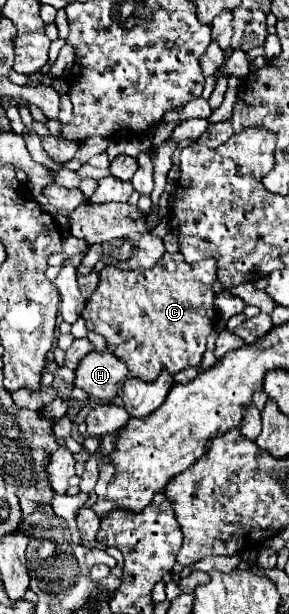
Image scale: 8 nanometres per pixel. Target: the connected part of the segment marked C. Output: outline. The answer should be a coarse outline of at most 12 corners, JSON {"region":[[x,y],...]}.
{"region":[[214,258],[104,266],[86,328],[132,376],[198,366]]}

